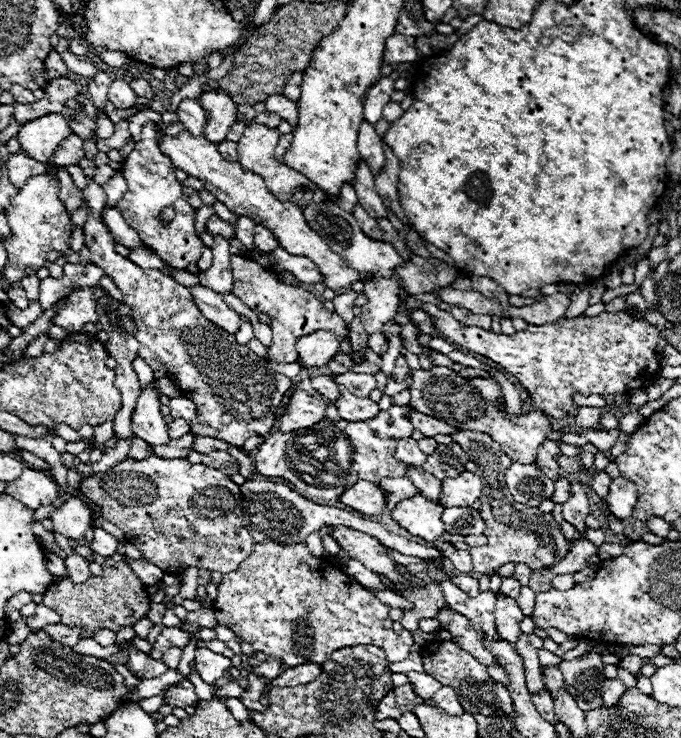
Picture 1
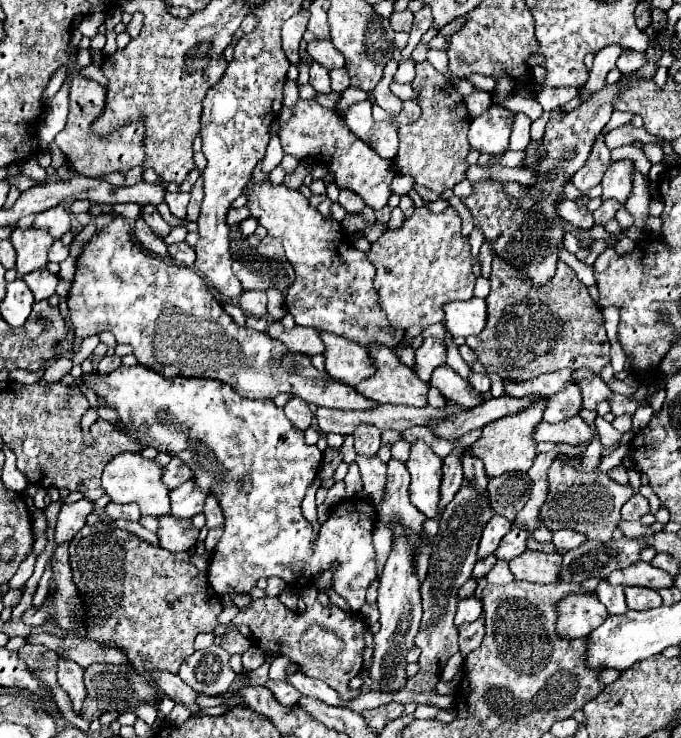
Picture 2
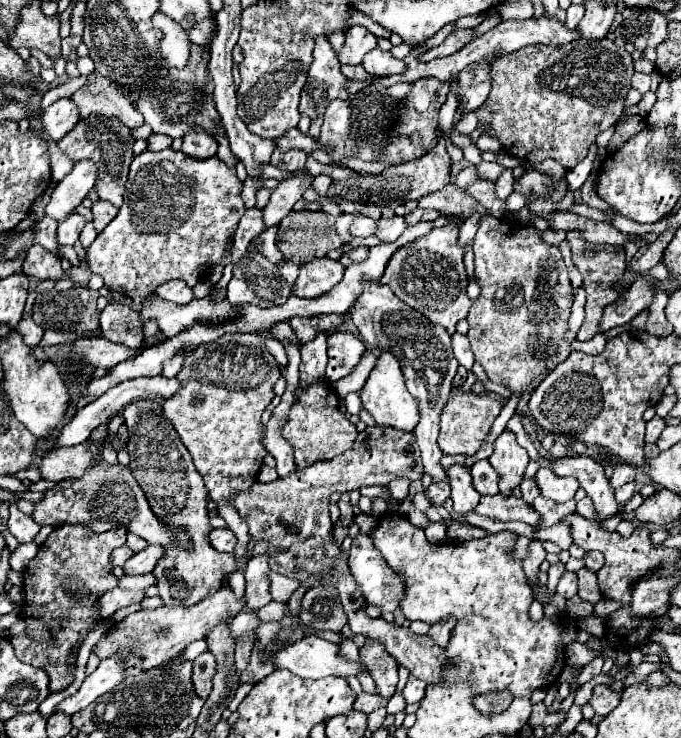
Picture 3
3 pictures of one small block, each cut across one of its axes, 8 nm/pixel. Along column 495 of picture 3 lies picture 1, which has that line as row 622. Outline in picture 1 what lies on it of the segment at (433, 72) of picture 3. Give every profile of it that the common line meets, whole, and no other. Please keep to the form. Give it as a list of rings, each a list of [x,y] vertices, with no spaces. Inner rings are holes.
[[[38,604],[36,613],[34,616],[28,616],[26,622],[28,622],[28,626],[30,626],[32,630],[38,630],[38,628],[44,628],[46,624],[58,624],[58,622],[60,622],[60,616],[58,616],[52,608]]]

